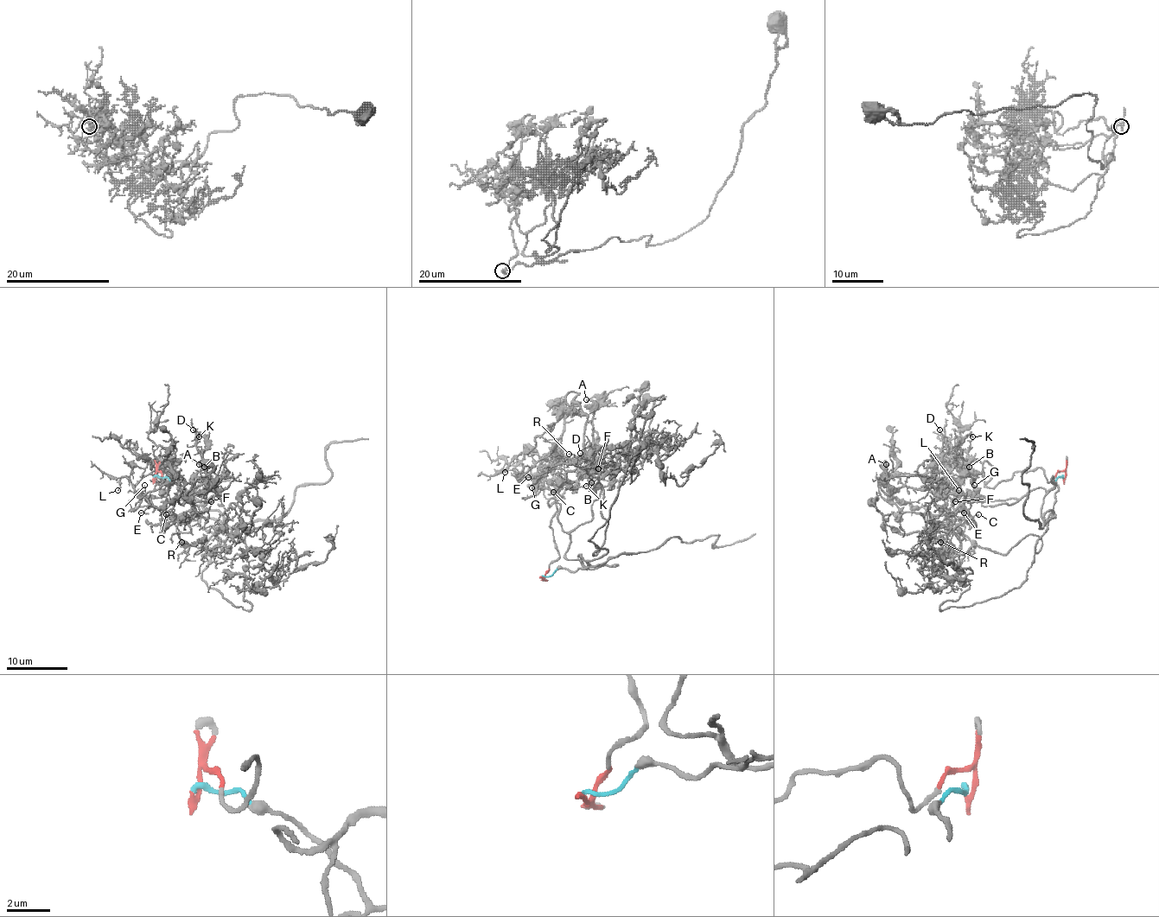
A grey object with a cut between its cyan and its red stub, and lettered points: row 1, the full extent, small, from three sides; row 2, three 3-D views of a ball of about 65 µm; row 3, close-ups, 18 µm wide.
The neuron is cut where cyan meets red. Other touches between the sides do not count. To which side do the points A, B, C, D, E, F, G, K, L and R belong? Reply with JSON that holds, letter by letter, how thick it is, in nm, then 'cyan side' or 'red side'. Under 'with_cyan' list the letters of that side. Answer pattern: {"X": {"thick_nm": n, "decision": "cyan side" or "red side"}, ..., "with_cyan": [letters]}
{"A": {"thick_nm": 220, "decision": "cyan side"}, "B": {"thick_nm": 100, "decision": "cyan side"}, "C": {"thick_nm": 120, "decision": "cyan side"}, "D": {"thick_nm": 110, "decision": "cyan side"}, "E": {"thick_nm": 110, "decision": "cyan side"}, "F": {"thick_nm": 130, "decision": "cyan side"}, "G": {"thick_nm": 110, "decision": "cyan side"}, "K": {"thick_nm": 300, "decision": "cyan side"}, "L": {"thick_nm": 120, "decision": "cyan side"}, "R": {"thick_nm": 130, "decision": "cyan side"}, "with_cyan": ["A", "B", "C", "D", "E", "F", "G", "K", "L", "R"]}

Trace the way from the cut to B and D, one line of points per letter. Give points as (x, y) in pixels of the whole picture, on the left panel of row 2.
B: (154, 477), (200, 503), (195, 520), (193, 495), (179, 488), (194, 505), (211, 502), (189, 493), (205, 467)
D: (154, 477), (203, 512), (195, 520), (179, 488), (211, 502), (193, 499), (207, 485), (195, 480), (193, 429)

